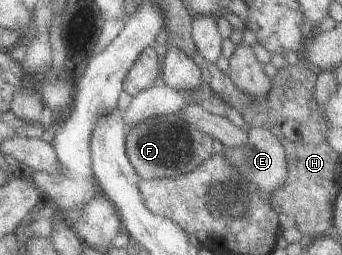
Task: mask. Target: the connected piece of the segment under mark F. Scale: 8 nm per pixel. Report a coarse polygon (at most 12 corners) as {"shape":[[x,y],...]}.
{"shape":[[177,113],[126,134],[143,179],[177,177],[225,146]]}

